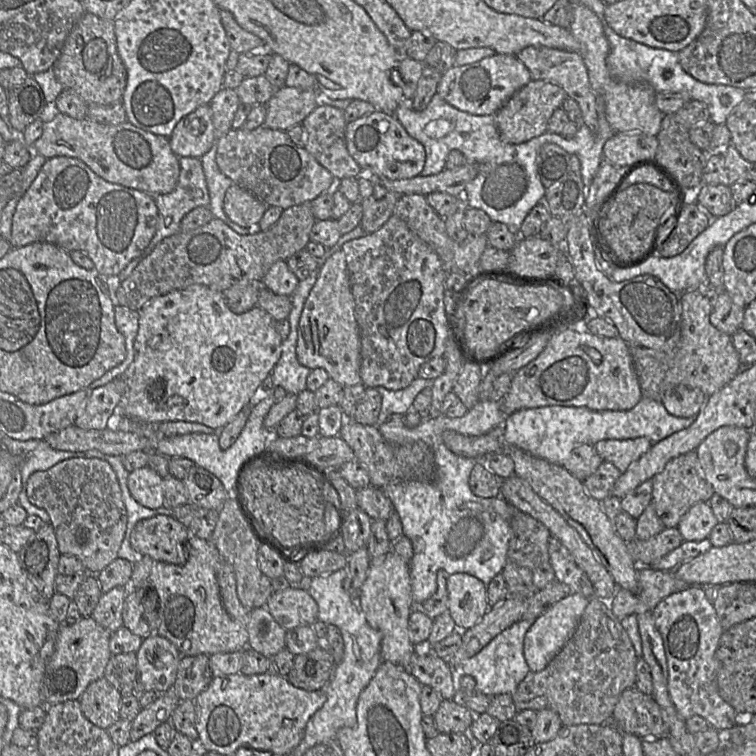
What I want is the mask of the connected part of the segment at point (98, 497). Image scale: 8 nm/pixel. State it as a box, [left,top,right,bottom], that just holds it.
[27,458,128,575]

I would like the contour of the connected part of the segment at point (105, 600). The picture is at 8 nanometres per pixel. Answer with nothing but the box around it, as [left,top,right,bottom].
[92,588,129,632]

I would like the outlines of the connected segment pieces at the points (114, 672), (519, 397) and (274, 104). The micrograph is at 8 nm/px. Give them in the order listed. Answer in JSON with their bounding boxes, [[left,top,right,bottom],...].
[[104,653,138,696],[500,326,642,419],[262,86,320,131]]

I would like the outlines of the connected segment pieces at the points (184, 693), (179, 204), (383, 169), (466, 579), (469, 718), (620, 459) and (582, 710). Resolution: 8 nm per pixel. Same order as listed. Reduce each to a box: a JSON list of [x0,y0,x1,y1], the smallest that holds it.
[[173,656,214,700],[140,157,210,259],[346,110,426,180],[446,573,487,631],[433,699,475,734],[594,437,653,473],[512,598,637,725]]

